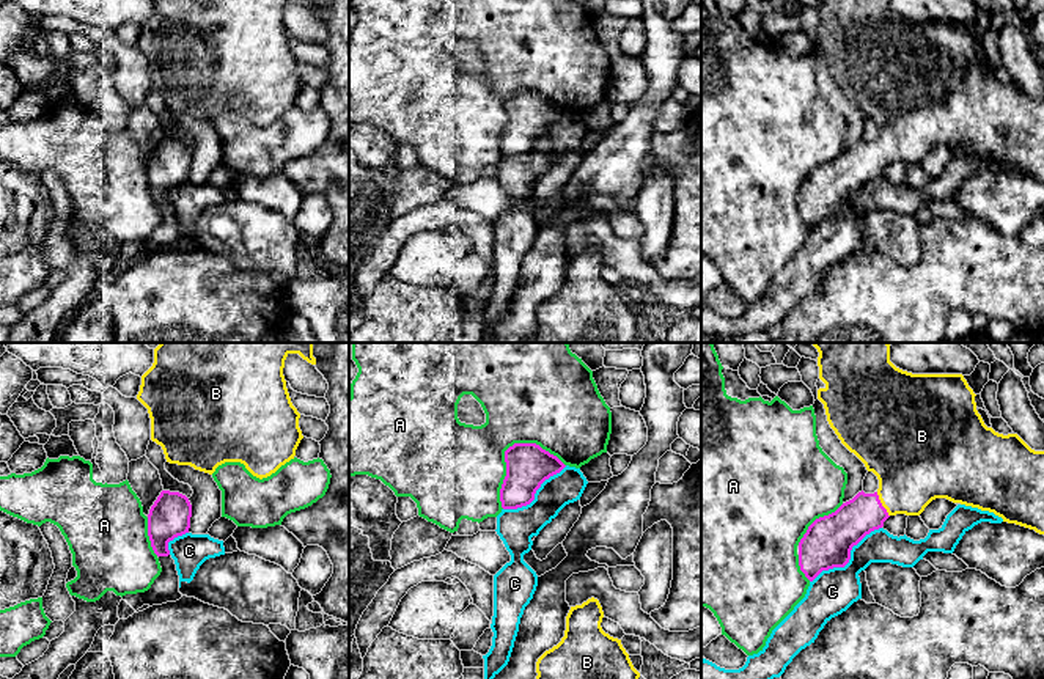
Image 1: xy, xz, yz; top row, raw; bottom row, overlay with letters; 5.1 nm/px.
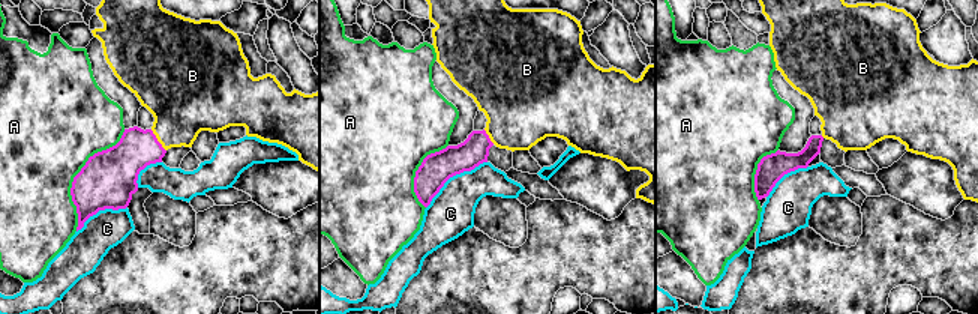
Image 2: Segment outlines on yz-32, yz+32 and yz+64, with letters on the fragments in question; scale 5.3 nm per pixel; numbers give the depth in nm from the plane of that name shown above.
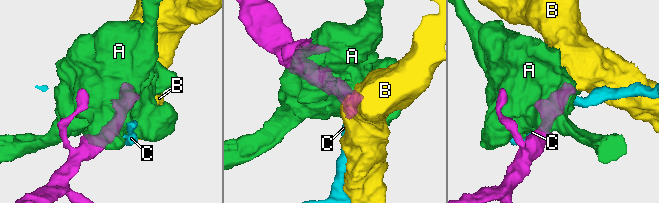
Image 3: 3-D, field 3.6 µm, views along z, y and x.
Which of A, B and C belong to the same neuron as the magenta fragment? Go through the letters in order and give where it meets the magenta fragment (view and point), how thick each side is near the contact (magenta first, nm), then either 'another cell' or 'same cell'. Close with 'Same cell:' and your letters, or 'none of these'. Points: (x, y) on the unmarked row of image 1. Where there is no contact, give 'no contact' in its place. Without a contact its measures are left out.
A: xz (507, 98) | 220/460 nm | another cell
B: yz (881, 153) | 200/380 nm | same cell
C: yz (849, 206) | 260/220 nm | another cell
Same cell: B

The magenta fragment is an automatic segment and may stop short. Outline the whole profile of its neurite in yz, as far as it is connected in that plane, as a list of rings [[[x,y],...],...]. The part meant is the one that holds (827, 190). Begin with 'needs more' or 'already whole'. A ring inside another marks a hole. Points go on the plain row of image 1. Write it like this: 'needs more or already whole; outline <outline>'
needs more; outline [[[819,0],[818,5],[819,27],[825,31],[818,38],[818,47],[824,52],[827,69],[841,91],[854,101],[879,127],[879,137],[874,141],[858,140],[852,148],[843,151],[835,160],[816,167],[799,190],[799,214],[805,225],[813,229],[822,218],[844,215],[851,207],[851,198],[866,182],[884,174],[890,163],[906,162],[920,163],[925,156],[936,146],[947,146],[953,151],[978,156],[994,160],[1003,170],[1016,171],[1039,182],[1044,182],[1044,99],[1031,97],[1017,82],[998,82],[987,75],[976,58],[975,41],[962,22],[912,22],[896,16],[890,9],[890,0]]]

